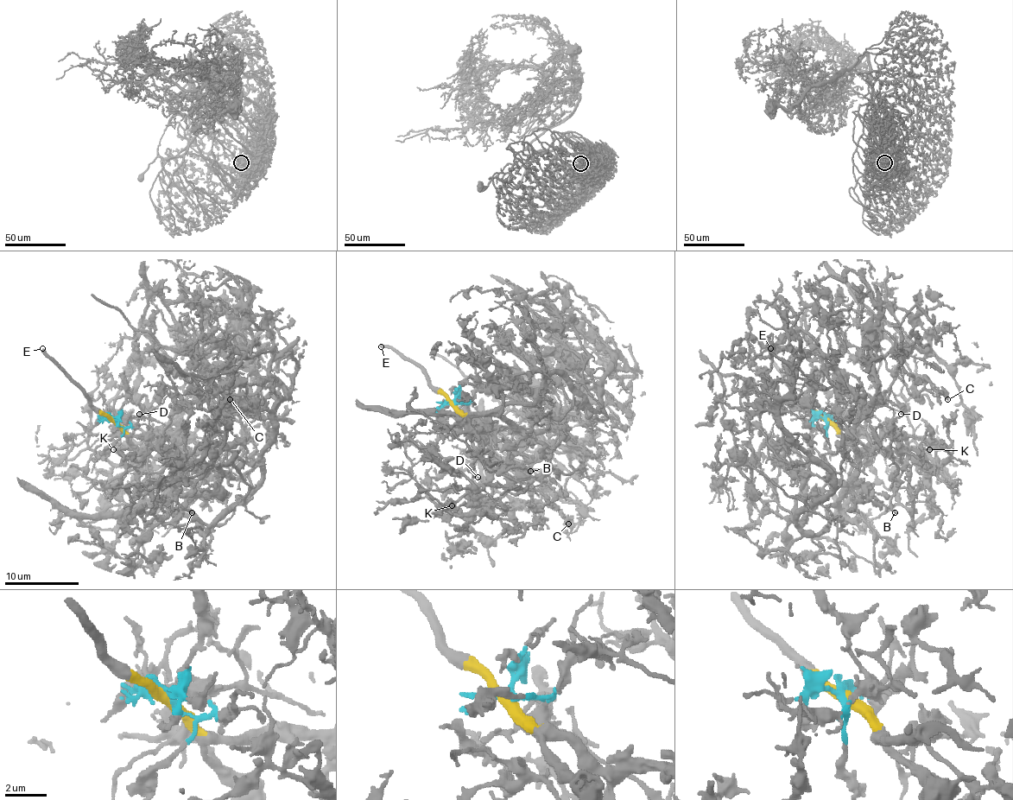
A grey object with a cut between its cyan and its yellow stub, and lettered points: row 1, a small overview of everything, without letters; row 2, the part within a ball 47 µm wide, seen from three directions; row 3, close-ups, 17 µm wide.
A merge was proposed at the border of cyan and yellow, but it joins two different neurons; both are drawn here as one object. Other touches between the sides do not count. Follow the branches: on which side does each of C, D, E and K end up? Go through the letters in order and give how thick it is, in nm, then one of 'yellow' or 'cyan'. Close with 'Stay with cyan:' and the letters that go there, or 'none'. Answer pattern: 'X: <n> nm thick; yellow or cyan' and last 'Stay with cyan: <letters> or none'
C: 400 nm thick; cyan
D: 240 nm thick; cyan
E: 320 nm thick; yellow
K: 480 nm thick; yellow
Stay with cyan: C, D

